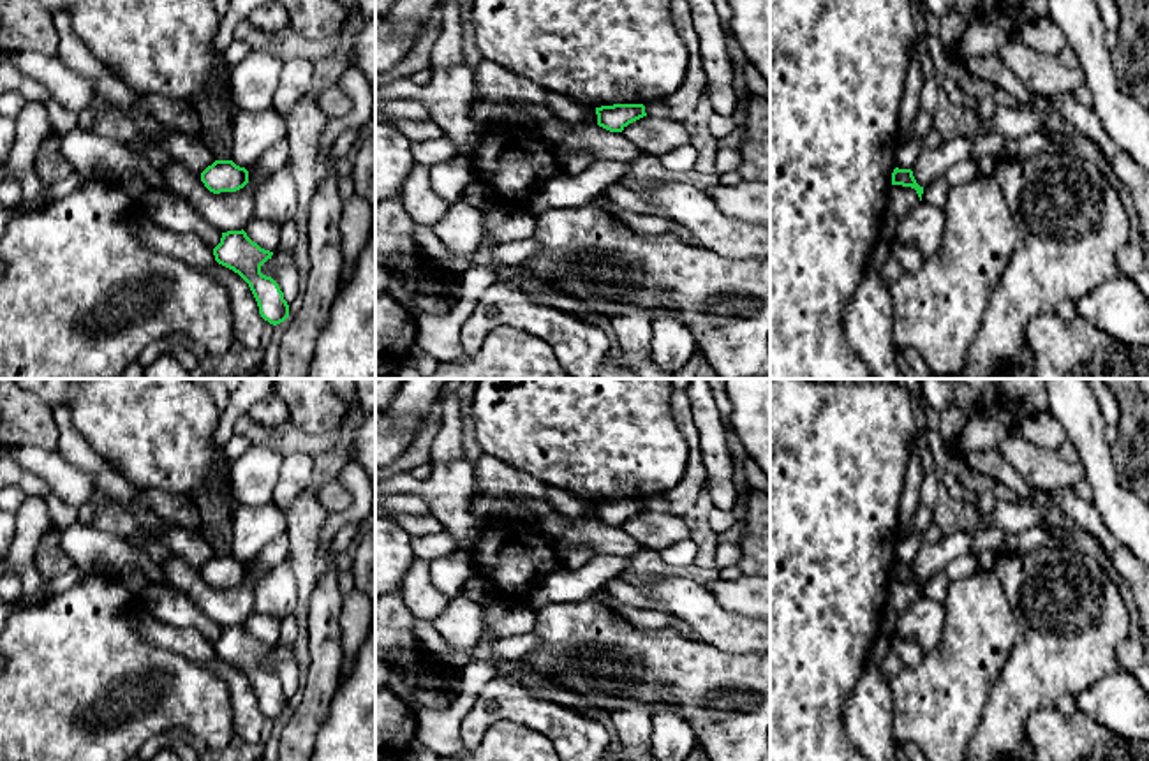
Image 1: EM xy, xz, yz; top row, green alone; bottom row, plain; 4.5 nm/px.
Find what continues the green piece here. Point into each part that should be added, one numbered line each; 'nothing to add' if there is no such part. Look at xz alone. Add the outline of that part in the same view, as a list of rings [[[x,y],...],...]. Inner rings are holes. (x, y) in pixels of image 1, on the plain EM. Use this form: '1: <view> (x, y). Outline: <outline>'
nothing to add

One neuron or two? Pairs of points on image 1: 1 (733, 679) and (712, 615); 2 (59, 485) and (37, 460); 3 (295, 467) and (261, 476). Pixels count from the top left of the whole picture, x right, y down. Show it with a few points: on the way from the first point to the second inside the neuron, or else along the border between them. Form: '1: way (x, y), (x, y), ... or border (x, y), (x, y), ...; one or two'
1: border (702, 640), (728, 652), (751, 654); two
2: way (57, 480), (43, 465); one
3: border (282, 458), (270, 501); two

